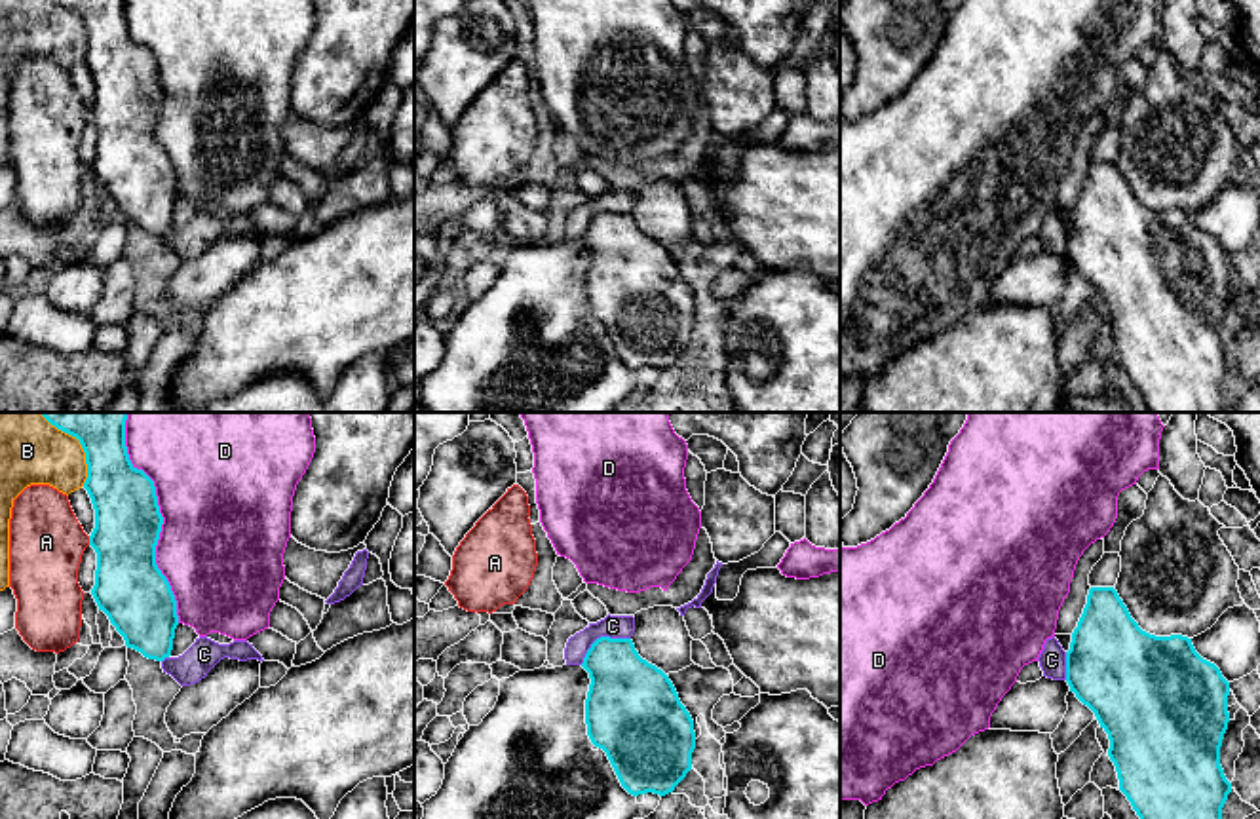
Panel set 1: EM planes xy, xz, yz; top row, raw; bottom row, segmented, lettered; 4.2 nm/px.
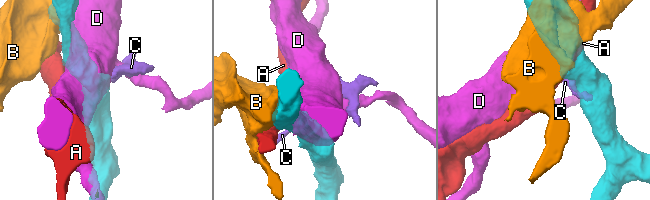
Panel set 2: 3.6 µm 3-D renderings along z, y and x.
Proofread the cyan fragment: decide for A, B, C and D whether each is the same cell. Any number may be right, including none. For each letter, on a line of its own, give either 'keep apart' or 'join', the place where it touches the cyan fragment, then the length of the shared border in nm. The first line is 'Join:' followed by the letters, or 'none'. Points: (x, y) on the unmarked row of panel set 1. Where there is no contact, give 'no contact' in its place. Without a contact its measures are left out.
Join: none
A: keep apart; contact xy (90, 114); length 40 nm
B: keep apart; contact xy (84, 25); length 280 nm
C: keep apart; contact xz (601, 211); length 240 nm
D: keep apart; contact xy (162, 97); length 850 nm

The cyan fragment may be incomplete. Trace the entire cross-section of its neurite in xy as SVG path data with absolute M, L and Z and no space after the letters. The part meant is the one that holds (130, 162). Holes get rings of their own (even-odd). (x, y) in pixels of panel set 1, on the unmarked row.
M55 0L76 11L86 27L87 65L95 84L95 103L89 120L97 127L95 160L91 169L125 220L148 234L163 236L171 230L179 200L177 175L167 152L156 139L156 120L163 91L160 87L154 55L137 44L127 29L125 0Z

